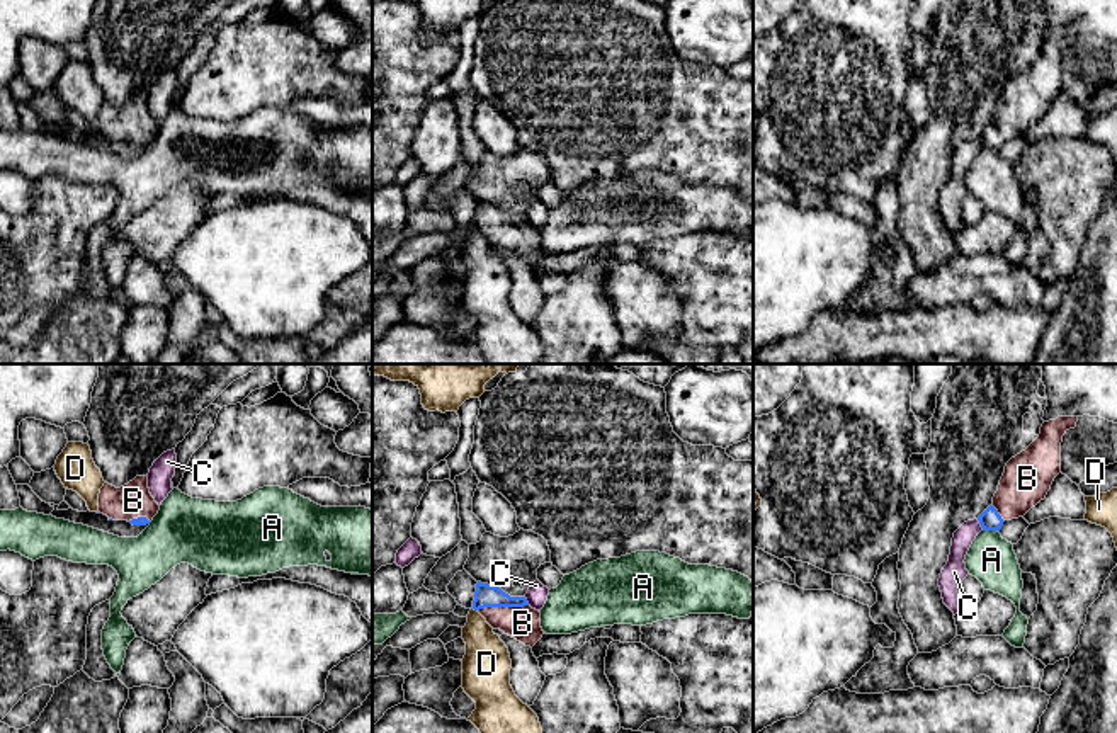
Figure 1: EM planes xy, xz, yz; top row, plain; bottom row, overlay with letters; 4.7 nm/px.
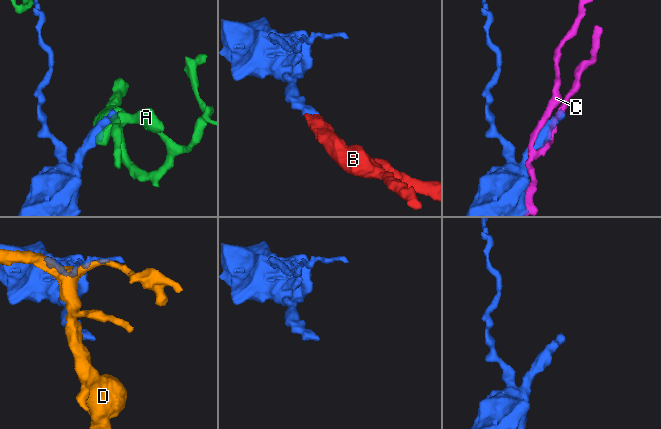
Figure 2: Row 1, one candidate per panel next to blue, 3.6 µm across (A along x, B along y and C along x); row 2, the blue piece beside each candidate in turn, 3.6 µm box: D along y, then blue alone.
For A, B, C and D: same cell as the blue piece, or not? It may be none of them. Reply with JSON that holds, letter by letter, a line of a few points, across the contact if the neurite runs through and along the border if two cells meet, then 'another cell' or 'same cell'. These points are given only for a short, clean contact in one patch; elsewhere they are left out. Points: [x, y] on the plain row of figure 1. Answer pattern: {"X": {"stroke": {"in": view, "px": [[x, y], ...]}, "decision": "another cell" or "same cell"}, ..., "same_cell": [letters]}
{"A": {"stroke": {"in": "yz", "px": [[983, 148], [995, 148], [998, 152]]}, "decision": "another cell"}, "B": {"stroke": {"in": "xz", "px": [[487, 215], [502, 225], [522, 242]]}, "decision": "same cell"}, "C": {"decision": "another cell"}, "D": {"decision": "another cell"}, "same_cell": ["B"]}

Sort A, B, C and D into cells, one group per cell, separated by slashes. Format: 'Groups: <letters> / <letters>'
Groups: A / B / C / D

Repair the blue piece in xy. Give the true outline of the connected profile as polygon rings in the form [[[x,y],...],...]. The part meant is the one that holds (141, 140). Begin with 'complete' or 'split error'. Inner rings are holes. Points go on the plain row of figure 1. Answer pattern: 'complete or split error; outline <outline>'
split error; outline [[[136,95],[128,104],[116,107],[107,100],[99,112],[99,133],[109,139],[128,139],[133,145],[146,145],[158,133],[160,124],[150,112],[148,95]]]

